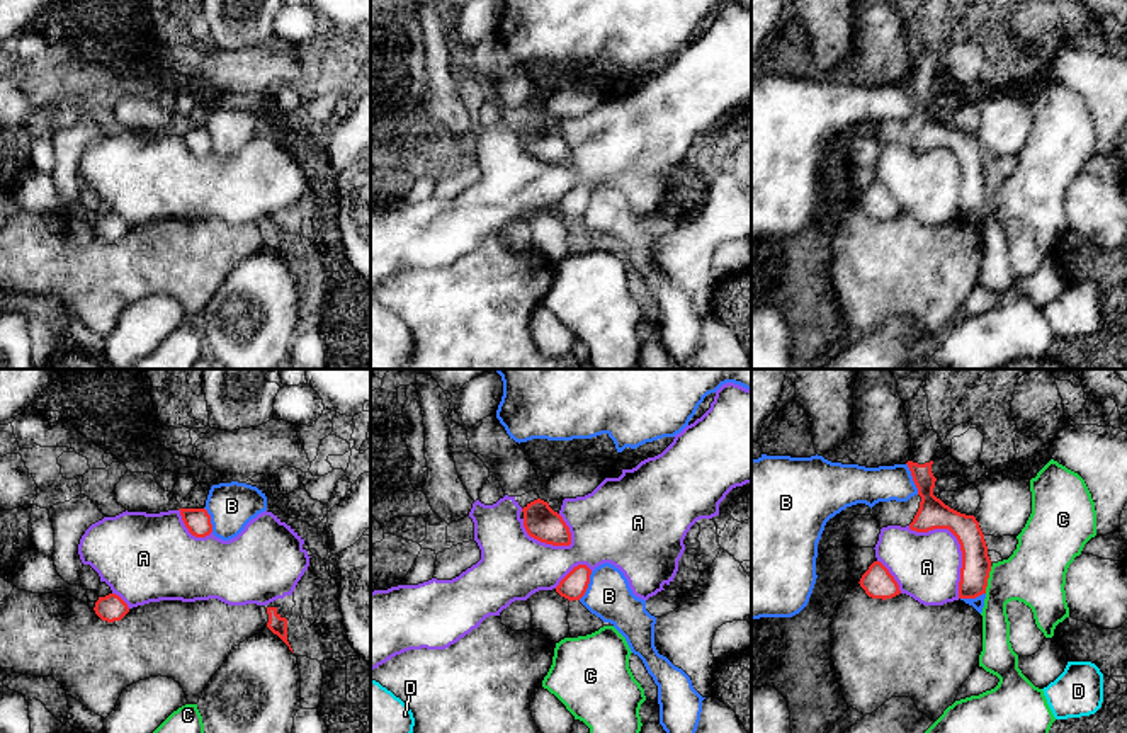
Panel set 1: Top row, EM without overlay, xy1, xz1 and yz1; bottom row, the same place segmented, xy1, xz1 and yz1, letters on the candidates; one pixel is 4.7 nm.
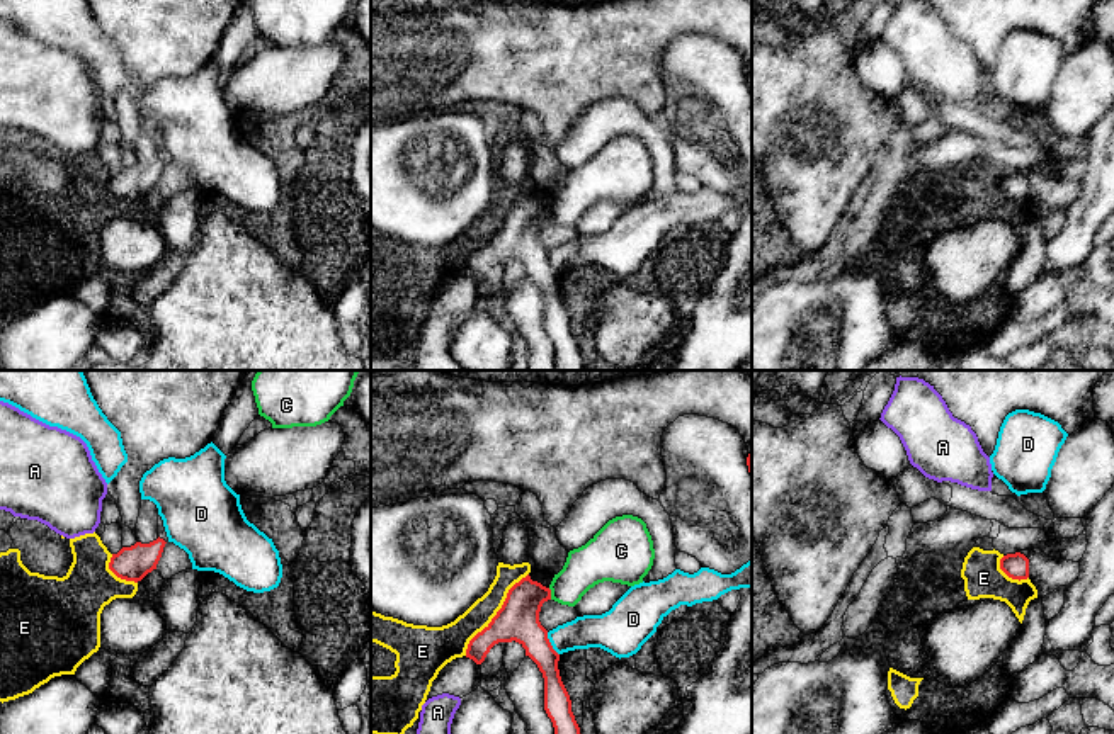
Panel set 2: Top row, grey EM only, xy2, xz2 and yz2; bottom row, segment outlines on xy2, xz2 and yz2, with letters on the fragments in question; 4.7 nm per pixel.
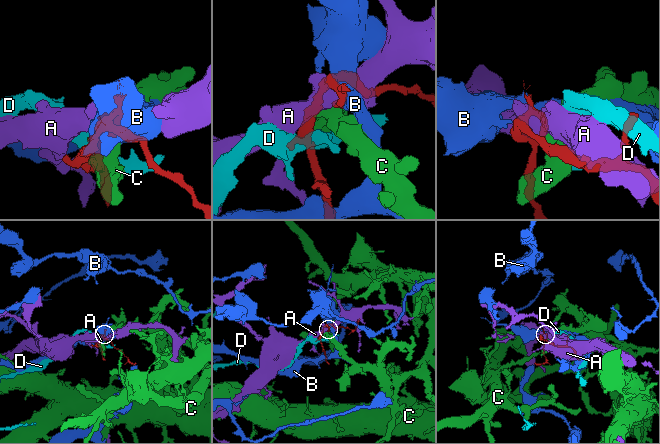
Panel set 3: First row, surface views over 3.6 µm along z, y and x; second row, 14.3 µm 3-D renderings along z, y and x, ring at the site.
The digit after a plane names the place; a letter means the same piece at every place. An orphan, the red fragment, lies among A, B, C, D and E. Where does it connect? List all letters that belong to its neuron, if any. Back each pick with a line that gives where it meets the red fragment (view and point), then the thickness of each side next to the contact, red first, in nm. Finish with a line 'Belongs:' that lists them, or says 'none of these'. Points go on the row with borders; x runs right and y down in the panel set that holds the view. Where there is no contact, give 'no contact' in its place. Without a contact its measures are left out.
Belongs: none of these

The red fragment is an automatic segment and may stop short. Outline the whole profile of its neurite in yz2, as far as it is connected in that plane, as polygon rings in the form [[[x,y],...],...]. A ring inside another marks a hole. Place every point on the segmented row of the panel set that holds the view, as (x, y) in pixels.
[[[1020,552],[1007,554],[1000,559],[1000,569],[1012,579],[1027,579],[1029,559]]]

